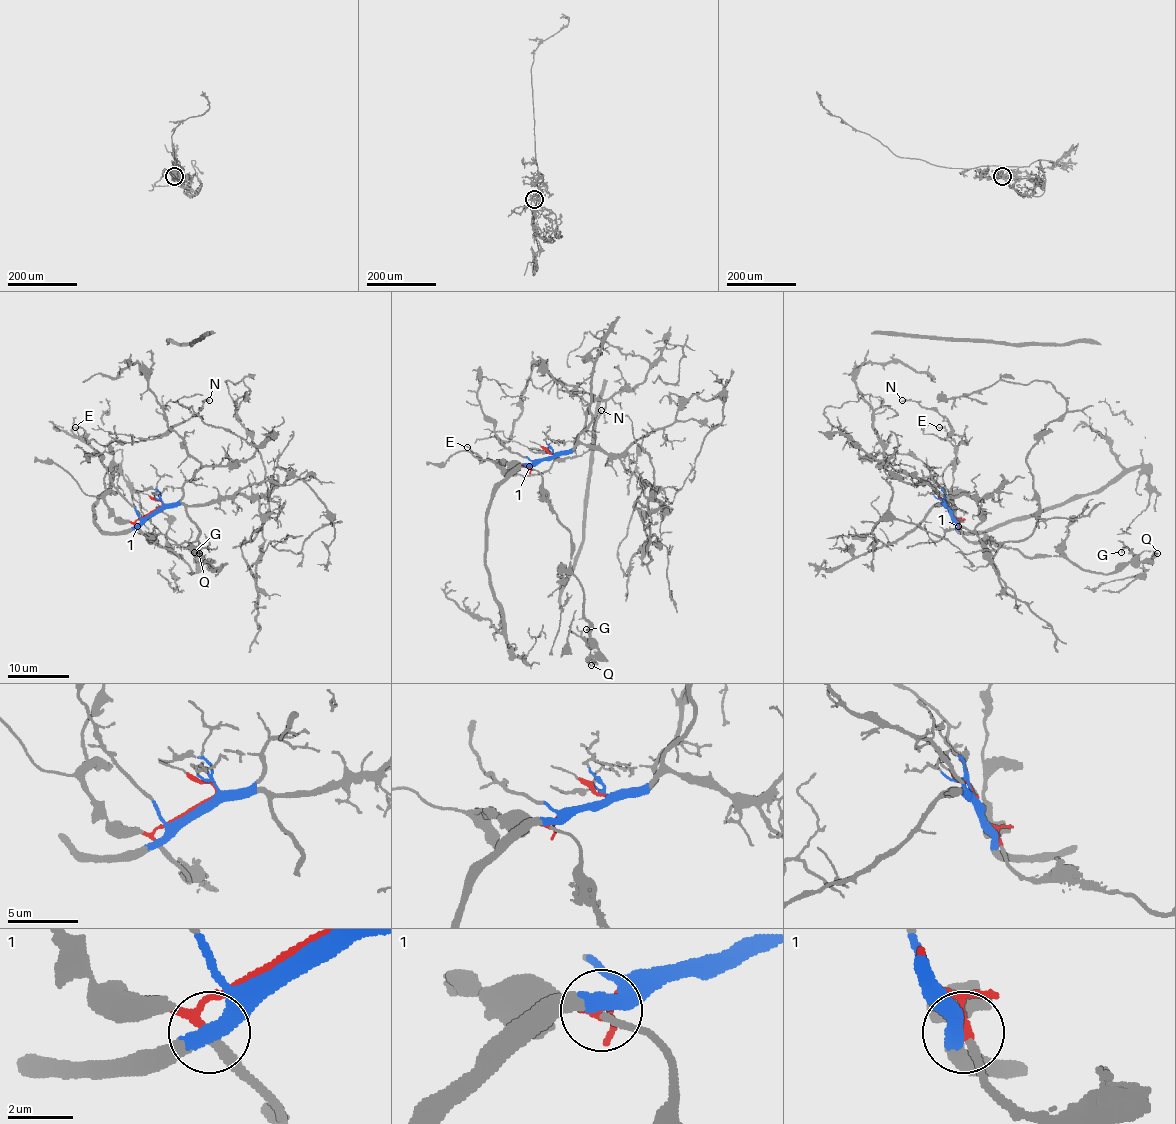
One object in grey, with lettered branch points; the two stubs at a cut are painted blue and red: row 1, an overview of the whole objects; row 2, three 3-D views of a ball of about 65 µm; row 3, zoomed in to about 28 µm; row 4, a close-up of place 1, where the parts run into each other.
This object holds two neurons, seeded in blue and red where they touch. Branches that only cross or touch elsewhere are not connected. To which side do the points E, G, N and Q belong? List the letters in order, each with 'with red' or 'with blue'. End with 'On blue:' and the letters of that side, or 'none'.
E: with red
G: with red
N: with red
Q: with red
On blue: none

